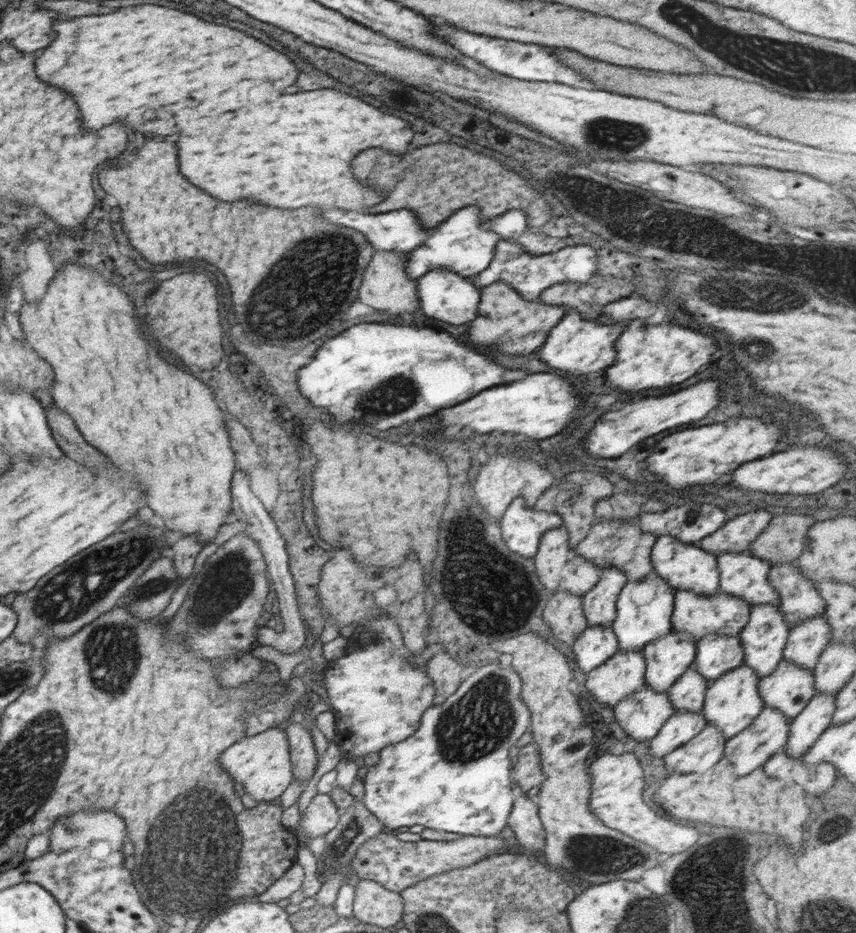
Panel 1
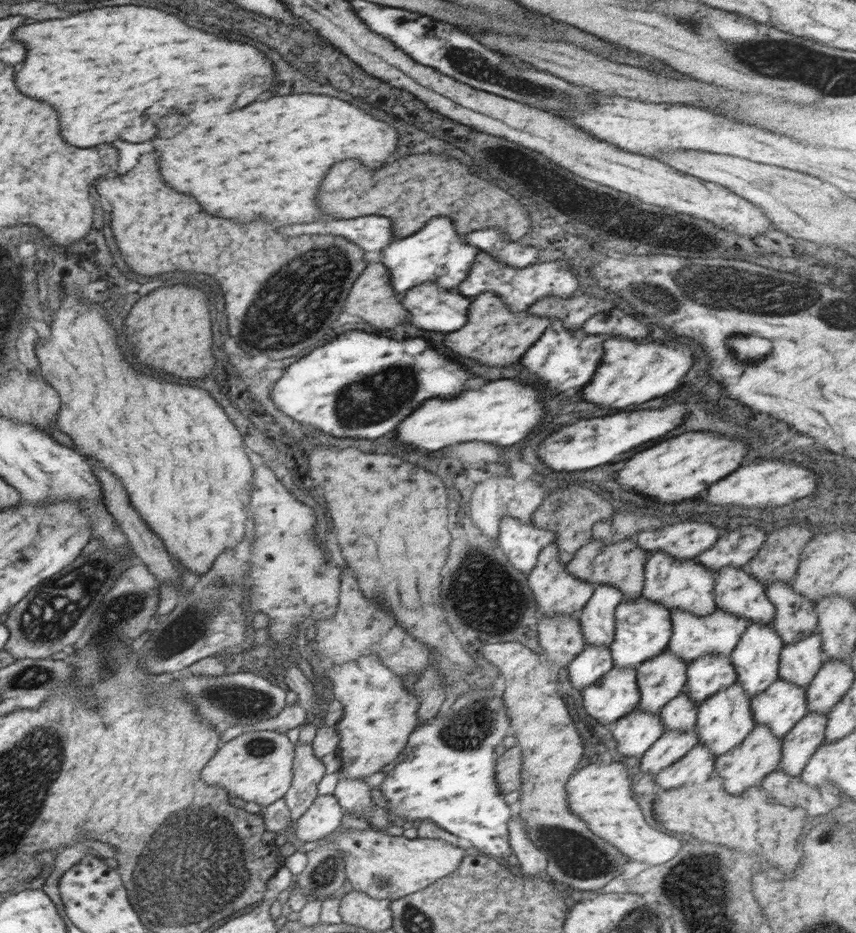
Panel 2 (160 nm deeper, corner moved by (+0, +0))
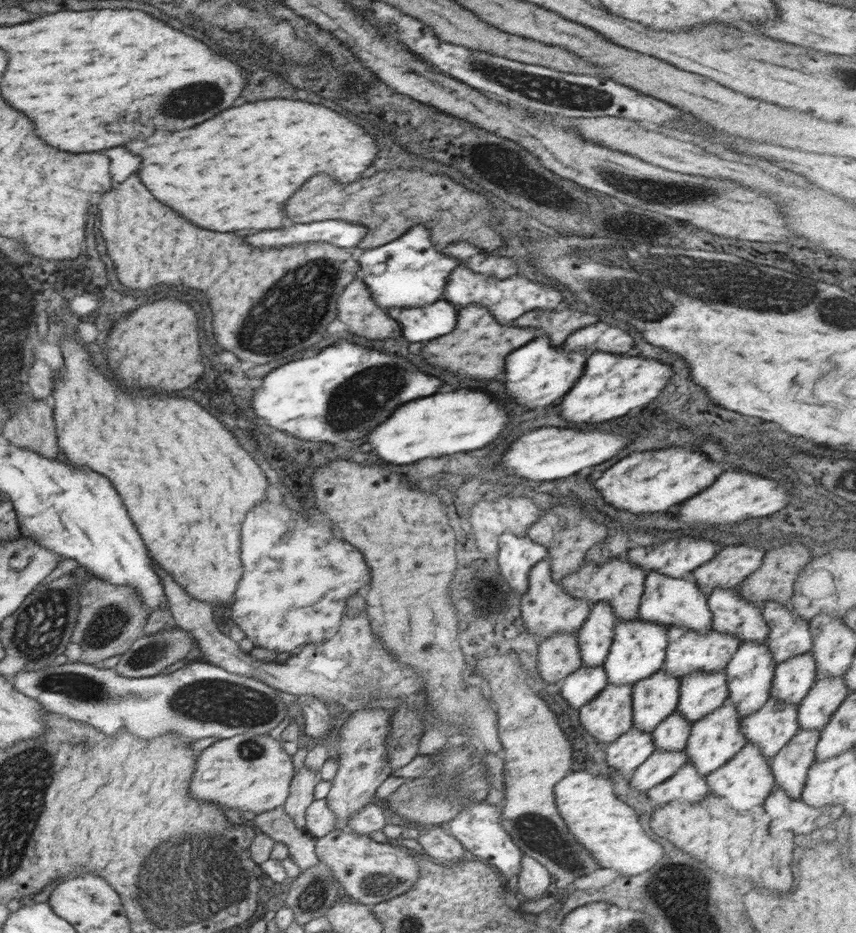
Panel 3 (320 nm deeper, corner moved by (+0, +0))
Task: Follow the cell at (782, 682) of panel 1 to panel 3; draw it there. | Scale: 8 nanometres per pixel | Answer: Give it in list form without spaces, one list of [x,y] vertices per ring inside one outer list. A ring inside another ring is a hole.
[[[771,696],[758,712],[741,720],[747,742],[759,746],[764,758],[772,759],[800,730],[798,704],[781,702]]]

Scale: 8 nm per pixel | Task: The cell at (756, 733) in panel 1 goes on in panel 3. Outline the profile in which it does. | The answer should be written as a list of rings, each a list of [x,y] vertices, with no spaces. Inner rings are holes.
[[[748,742],[732,760],[729,760],[718,770],[711,772],[705,779],[709,790],[716,796],[726,799],[729,807],[732,810],[738,810],[738,812],[762,806],[771,790],[775,790],[777,786],[771,771],[771,759],[764,758],[759,746],[756,746],[753,742]]]

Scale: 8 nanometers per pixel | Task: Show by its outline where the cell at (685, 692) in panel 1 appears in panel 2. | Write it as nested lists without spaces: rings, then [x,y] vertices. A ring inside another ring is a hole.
[[[686,686],[676,698],[661,708],[659,715],[666,731],[684,733],[695,729],[698,712],[698,703],[689,698]]]

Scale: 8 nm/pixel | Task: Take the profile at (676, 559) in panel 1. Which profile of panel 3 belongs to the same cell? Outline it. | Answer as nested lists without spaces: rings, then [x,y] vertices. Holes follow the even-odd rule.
[[[657,570],[647,573],[638,618],[664,627],[682,627],[696,632],[708,632],[712,628],[712,613],[708,607],[708,596],[702,593],[697,582],[689,575],[668,577]]]

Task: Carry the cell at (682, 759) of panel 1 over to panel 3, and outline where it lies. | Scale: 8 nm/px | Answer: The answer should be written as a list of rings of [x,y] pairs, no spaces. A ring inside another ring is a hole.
[[[687,761],[674,776],[646,793],[650,796],[652,806],[658,808],[674,800],[701,802],[709,792],[705,777],[698,774],[695,766]]]

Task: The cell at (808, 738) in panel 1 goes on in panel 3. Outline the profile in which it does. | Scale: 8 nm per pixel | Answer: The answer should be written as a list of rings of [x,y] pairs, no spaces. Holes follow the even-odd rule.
[[[802,729],[794,735],[782,750],[779,750],[771,759],[771,771],[775,783],[783,788],[790,798],[801,798],[803,788],[807,779],[807,772],[815,760],[815,748],[820,738],[820,731]]]

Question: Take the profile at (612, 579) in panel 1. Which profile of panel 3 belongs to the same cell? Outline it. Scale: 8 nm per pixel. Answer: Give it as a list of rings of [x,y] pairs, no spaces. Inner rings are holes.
[[[606,603],[591,606],[590,613],[576,634],[582,666],[603,665],[609,654],[617,617]]]

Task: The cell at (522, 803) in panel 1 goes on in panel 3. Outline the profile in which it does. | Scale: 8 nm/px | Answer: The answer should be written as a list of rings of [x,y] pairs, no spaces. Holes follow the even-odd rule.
[[[523,854],[520,873],[518,874],[517,892],[522,899],[538,899],[548,895],[552,882],[550,872],[535,858]]]

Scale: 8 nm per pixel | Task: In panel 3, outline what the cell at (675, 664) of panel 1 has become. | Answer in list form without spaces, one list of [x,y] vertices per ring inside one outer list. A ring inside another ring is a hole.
[[[661,668],[633,684],[633,727],[651,734],[660,722],[675,712],[679,701],[679,682],[680,679]]]

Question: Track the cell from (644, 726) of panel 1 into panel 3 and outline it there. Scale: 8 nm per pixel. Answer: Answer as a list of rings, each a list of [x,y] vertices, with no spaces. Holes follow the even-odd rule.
[[[632,728],[610,743],[606,762],[618,772],[630,772],[636,770],[654,752],[652,734]]]

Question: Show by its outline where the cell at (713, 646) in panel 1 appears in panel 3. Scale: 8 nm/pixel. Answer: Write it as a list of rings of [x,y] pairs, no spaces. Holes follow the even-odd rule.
[[[723,670],[696,671],[683,676],[679,682],[679,712],[691,724],[720,708],[728,701],[729,686]]]

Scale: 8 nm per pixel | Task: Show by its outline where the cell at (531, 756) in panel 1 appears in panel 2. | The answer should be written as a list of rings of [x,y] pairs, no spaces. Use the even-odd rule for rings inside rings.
[[[507,748],[504,754],[495,760],[495,781],[502,795],[521,787],[521,748]]]

